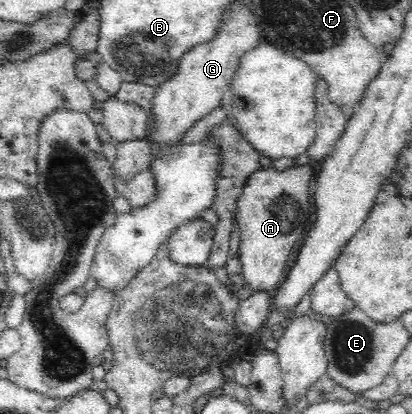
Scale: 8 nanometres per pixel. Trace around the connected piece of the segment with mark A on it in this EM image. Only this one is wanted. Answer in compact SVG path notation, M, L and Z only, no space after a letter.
M293 165L283 171L269 167L249 176L243 194L237 200L235 220L240 236L239 271L253 291L272 294L284 282L289 256L295 244L305 236L305 232L293 232L293 228L299 228L305 222L307 210L311 208L311 180L313 172L309 165Z

